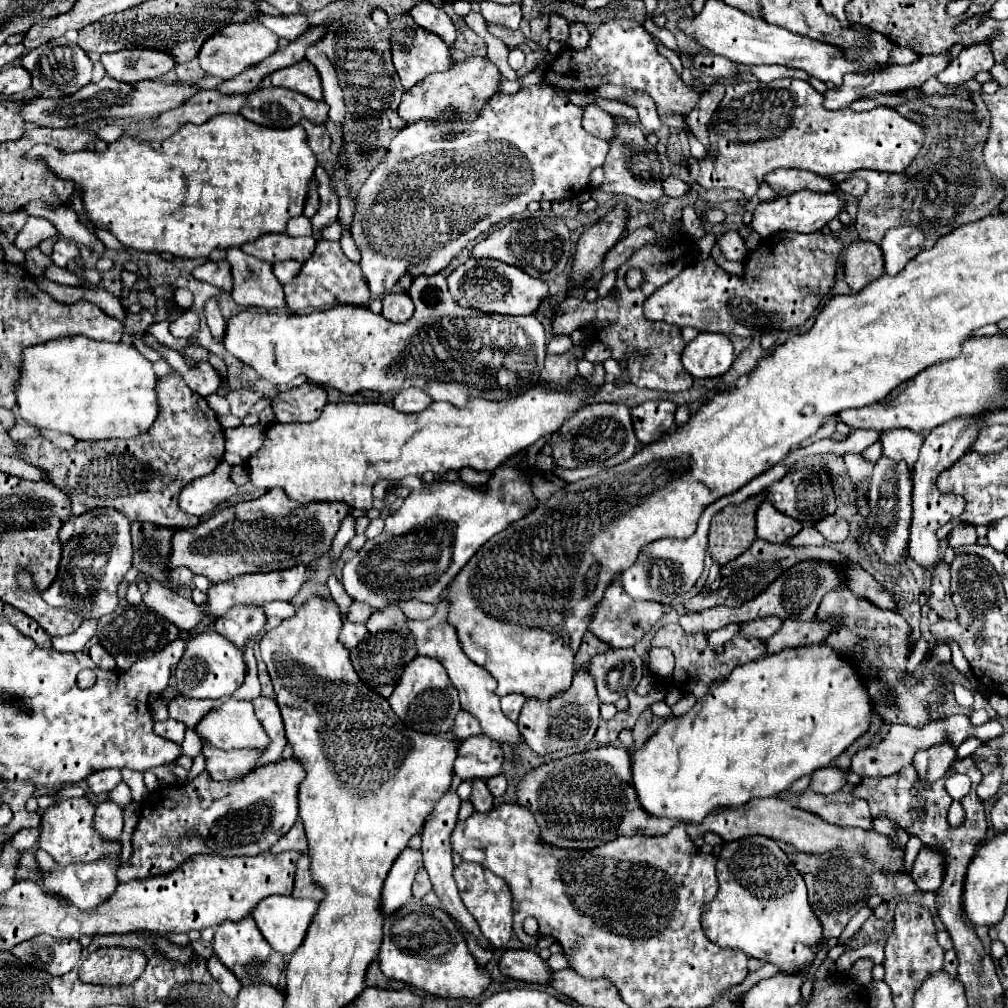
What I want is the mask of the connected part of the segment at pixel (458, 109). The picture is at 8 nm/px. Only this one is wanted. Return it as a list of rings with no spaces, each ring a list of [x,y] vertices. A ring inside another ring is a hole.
[[[470,57],[466,61],[456,61],[450,71],[432,73],[424,81],[414,85],[410,91],[406,91],[402,95],[398,115],[408,125],[412,121],[428,119],[428,121],[440,125],[440,129],[448,129],[448,133],[452,133],[452,125],[450,125],[452,119],[456,117],[456,119],[466,119],[466,121],[470,119],[472,121],[472,117],[476,117],[476,113],[480,113],[484,101],[488,101],[488,97],[492,97],[498,91],[496,89],[498,81],[500,81],[500,71],[488,59]],[[442,117],[448,117],[448,119],[442,119]]]

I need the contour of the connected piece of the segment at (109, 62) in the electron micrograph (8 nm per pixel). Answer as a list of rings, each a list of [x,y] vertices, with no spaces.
[[[132,47],[104,53],[100,61],[112,79],[124,83],[138,83],[142,79],[158,81],[174,67],[174,57],[170,53],[152,47]]]

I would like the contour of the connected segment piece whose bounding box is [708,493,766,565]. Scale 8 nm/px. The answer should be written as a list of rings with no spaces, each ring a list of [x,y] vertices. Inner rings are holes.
[[[766,495],[750,497],[740,505],[728,505],[712,517],[708,551],[718,565],[726,565],[744,553],[756,539],[756,509]]]

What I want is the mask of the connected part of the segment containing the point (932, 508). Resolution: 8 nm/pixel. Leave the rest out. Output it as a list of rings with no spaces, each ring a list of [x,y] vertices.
[[[978,413],[972,417],[956,417],[954,421],[948,421],[944,425],[938,425],[936,429],[932,429],[926,439],[924,445],[920,449],[920,457],[914,463],[914,495],[912,495],[912,505],[914,505],[914,519],[912,519],[912,527],[910,527],[910,545],[908,545],[908,555],[922,567],[922,569],[930,569],[936,565],[938,561],[938,549],[940,549],[940,541],[936,537],[936,531],[948,523],[950,519],[960,517],[960,511],[964,511],[964,497],[960,495],[944,495],[936,489],[936,477],[948,469],[948,465],[954,465],[956,459],[960,459],[964,453],[968,453],[972,449],[972,445],[976,443],[976,437],[980,435],[980,419],[986,413]]]

